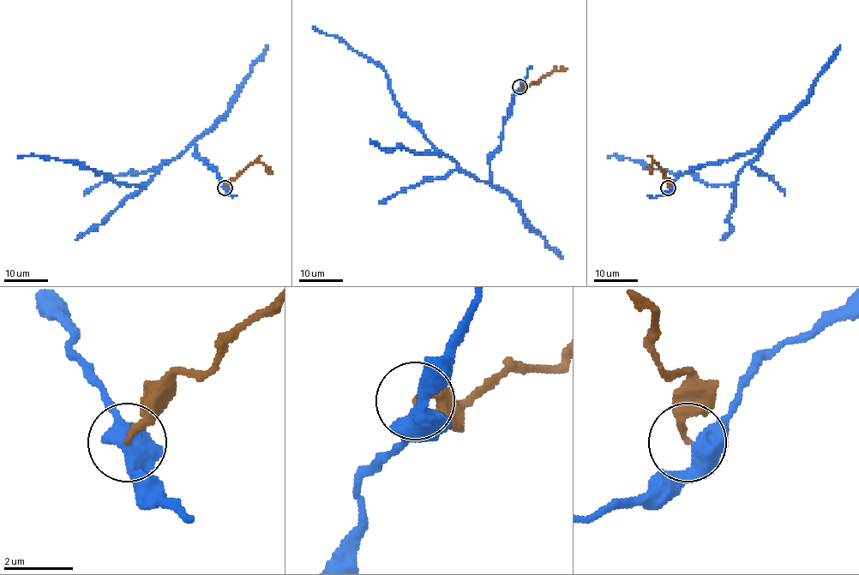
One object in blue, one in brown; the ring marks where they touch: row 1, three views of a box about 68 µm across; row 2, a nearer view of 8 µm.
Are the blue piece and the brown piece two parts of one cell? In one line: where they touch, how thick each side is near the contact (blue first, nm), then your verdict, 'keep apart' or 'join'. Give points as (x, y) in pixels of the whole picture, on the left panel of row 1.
place (225, 188); calibres 550 and 200 nm; keep apart

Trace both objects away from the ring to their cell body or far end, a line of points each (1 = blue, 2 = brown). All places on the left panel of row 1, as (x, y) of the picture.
1: (225, 187), (191, 144), (141, 185), (119, 184), (105, 174), (67, 160), (17, 156)
2: (225, 187), (231, 178), (235, 178), (254, 162), (262, 163), (271, 174)

